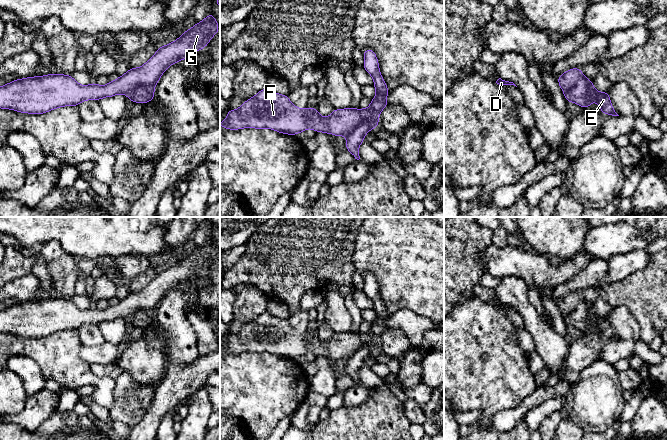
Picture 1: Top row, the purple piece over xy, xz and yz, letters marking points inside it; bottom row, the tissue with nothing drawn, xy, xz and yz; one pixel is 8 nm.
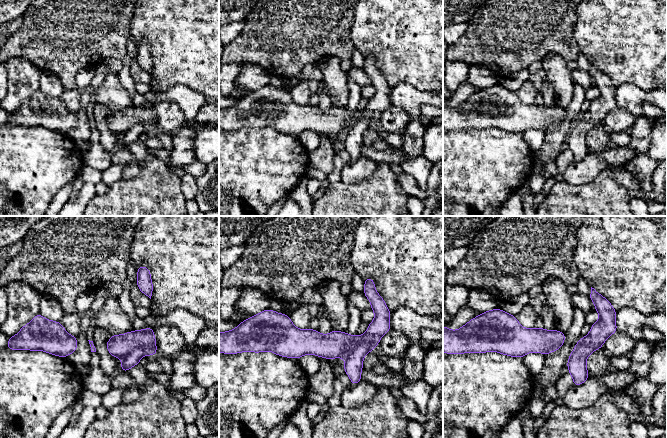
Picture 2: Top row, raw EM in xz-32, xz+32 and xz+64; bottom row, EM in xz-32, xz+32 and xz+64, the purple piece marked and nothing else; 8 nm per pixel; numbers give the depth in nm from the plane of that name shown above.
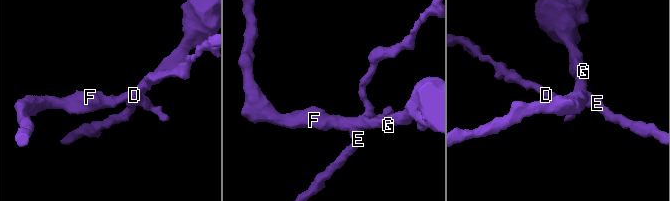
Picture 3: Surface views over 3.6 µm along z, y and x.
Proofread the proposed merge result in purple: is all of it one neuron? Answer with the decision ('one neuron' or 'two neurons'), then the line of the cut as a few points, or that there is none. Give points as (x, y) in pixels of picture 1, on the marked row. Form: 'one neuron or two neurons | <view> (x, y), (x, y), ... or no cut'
two neurons | xz (373, 127), (369, 122), (362, 121), (347, 134)

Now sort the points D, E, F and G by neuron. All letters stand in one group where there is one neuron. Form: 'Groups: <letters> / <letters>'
Groups: D E / F G

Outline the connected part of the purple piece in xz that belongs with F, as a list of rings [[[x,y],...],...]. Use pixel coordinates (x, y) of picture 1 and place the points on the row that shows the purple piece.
[[[264,88],[259,91],[254,97],[243,102],[237,110],[228,110],[225,121],[220,122],[220,126],[225,129],[238,130],[241,128],[269,128],[282,134],[296,135],[305,131],[307,128],[312,128],[315,132],[331,133],[334,136],[340,137],[344,134],[349,134],[362,122],[370,122],[373,128],[378,129],[379,118],[375,113],[368,109],[334,109],[330,116],[322,118],[316,108],[298,109],[294,106],[288,95],[280,95]]]

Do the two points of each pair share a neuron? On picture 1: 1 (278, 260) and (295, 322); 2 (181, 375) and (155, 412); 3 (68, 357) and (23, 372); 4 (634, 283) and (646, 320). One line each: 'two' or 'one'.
1: two
2: one
3: two
4: one

